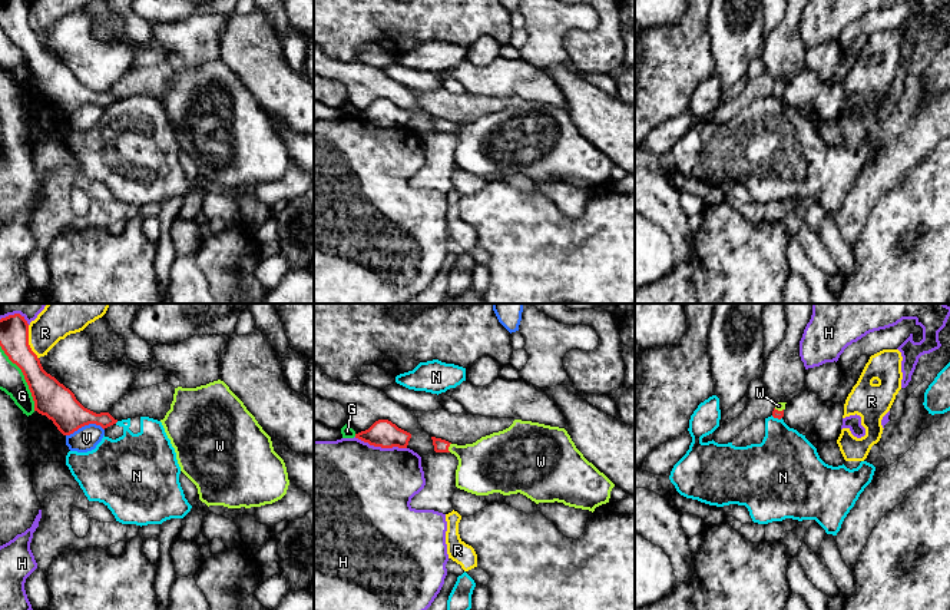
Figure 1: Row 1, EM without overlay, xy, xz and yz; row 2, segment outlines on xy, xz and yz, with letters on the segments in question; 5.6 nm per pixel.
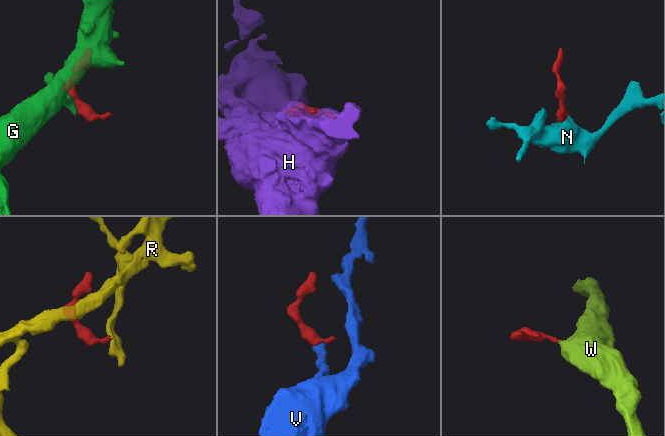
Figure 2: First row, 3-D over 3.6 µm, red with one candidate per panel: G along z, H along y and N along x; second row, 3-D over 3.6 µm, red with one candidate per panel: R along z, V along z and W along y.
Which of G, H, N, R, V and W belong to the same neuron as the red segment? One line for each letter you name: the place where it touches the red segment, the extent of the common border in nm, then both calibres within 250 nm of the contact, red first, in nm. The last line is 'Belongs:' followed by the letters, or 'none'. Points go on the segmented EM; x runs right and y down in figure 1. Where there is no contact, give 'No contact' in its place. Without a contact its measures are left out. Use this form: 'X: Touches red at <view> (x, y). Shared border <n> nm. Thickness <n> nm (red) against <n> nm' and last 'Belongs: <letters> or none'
W: Touches red at xz (449, 446). Shared border 60 nm. Thickness 80 nm (red) against 300 nm
Belongs: W

